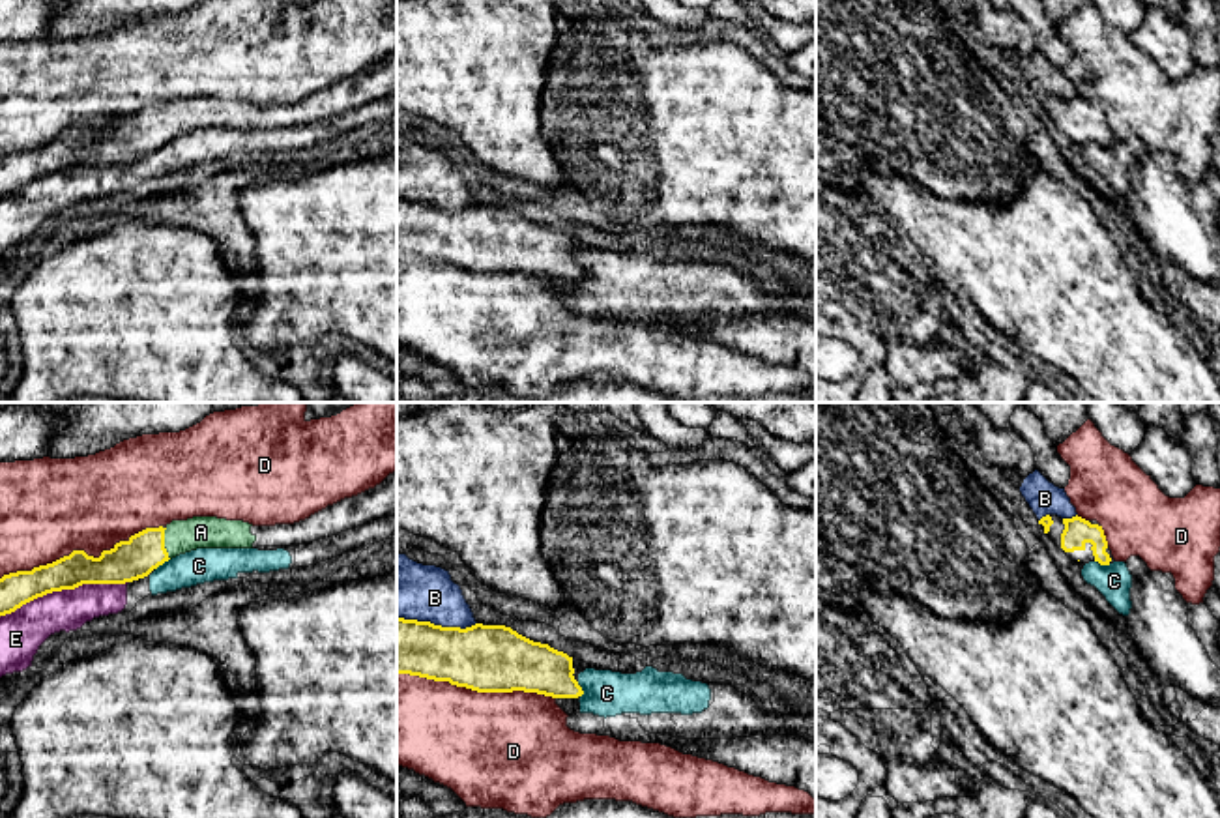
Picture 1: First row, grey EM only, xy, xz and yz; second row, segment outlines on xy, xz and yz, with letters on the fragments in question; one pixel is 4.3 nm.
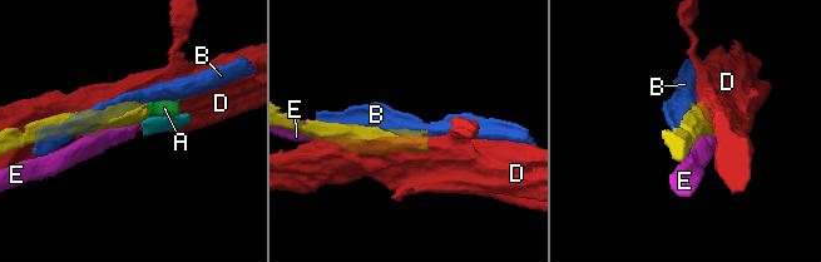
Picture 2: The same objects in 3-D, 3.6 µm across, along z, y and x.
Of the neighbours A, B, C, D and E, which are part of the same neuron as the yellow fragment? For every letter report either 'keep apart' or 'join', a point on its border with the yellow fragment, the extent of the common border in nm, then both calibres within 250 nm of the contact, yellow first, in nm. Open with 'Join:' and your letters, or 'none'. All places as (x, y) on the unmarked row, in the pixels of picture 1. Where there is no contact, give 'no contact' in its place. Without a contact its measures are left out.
Join: A
A: join; contact xy (163, 124); length 140 nm; calibres 180 and 140 nm
B: keep apart; contact xz (436, 206); length 340 nm; calibres 280 and 260 nm
C: keep apart; contact xz (580, 270); length 70 nm; calibres 220 and 200 nm
D: keep apart; contact xy (81, 131); length 750 nm; calibres 180 and 420 nm
E: keep apart; contact xy (64, 169); length 550 nm; calibres 160 and 190 nm

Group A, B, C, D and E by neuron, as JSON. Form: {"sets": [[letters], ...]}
{"sets": [["A"], ["B"], ["C", "E"], ["D"]]}

